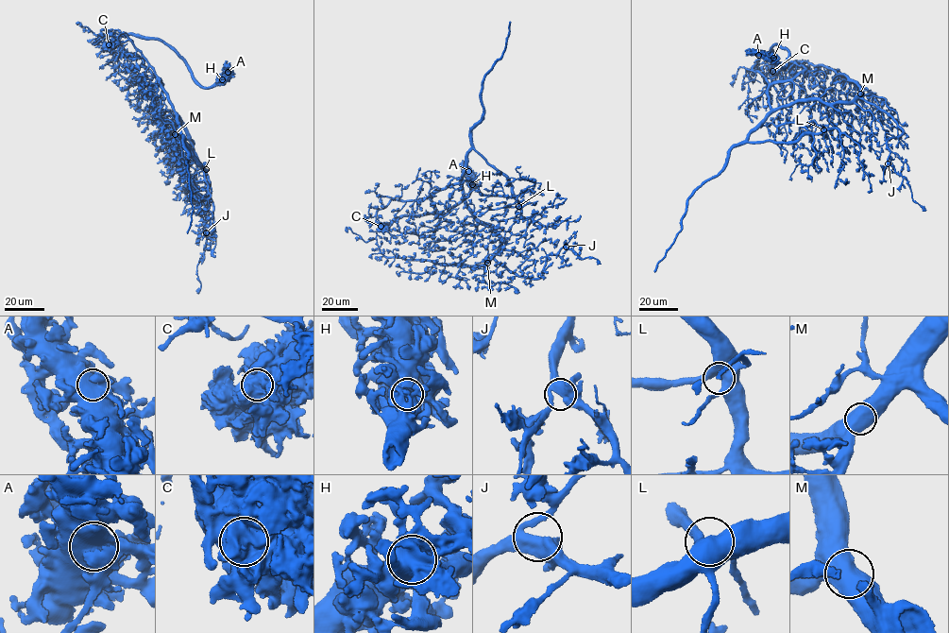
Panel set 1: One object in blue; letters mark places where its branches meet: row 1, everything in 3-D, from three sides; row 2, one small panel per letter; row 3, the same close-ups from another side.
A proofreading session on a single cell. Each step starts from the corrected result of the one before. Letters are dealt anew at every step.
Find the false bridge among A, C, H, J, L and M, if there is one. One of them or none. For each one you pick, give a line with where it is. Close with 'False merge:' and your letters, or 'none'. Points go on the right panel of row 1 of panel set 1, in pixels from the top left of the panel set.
C: place (772, 71)
False merge: C

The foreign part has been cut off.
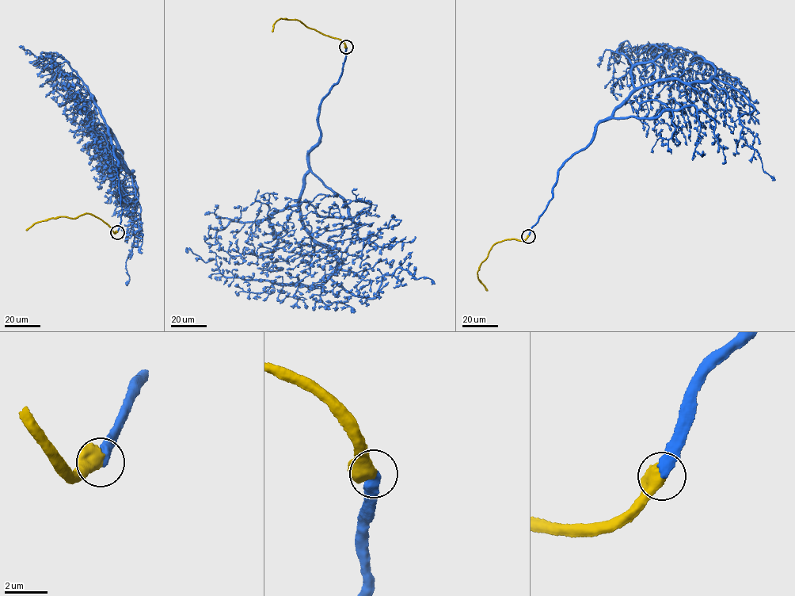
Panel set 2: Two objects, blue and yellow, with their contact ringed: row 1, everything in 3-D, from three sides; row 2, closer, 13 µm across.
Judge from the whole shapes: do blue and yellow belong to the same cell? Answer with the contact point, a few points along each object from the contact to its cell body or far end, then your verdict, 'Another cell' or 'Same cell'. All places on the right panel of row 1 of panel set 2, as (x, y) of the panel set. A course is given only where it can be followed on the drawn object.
Place: (528, 236). Course of blue: (528, 236), (558, 168), (614, 108), (656, 81), (714, 74), (702, 57), (666, 44), (625, 51). Course of yellow: (528, 236), (521, 241), (507, 239), (492, 246), (477, 272), (487, 290). Same cell

